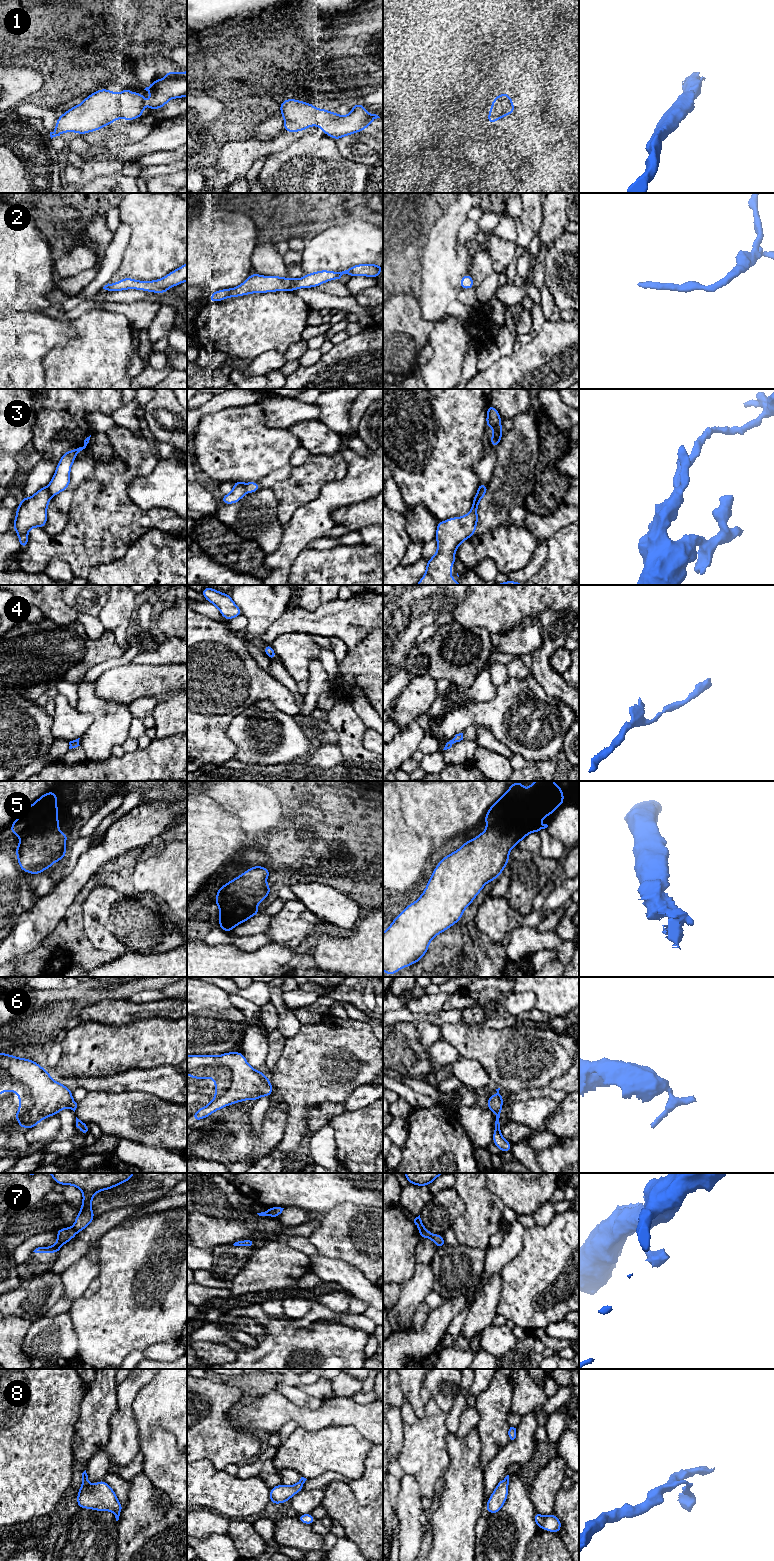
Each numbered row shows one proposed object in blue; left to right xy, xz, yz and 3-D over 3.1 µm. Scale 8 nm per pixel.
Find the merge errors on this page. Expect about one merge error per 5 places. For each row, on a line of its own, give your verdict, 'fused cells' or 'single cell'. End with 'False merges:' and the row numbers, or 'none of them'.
1: single cell
2: single cell
3: fused cells
4: single cell
5: single cell
6: single cell
7: fused cells
8: single cell
False merges: 3, 7

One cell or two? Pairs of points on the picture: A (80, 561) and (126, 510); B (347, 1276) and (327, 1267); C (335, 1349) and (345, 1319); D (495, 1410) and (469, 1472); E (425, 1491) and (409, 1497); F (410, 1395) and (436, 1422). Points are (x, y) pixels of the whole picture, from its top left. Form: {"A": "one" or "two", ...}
{"A": "one", "B": "one", "C": "two", "D": "two", "E": "two", "F": "two"}

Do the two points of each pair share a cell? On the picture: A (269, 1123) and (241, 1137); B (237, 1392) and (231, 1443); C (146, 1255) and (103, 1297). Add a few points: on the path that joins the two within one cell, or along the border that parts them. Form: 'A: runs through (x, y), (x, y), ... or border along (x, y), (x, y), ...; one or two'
A: runs through (267, 1131), (259, 1139), (249, 1139); one
B: runs through (224, 1405), (221, 1408), (221, 1430); one
C: runs through (135, 1266), (114, 1287); one

